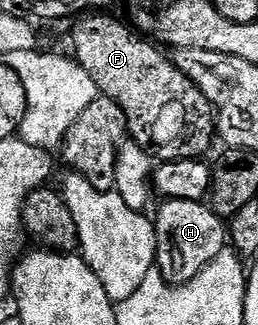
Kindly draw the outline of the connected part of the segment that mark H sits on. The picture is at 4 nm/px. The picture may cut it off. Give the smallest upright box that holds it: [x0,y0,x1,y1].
[153,198,228,286]

